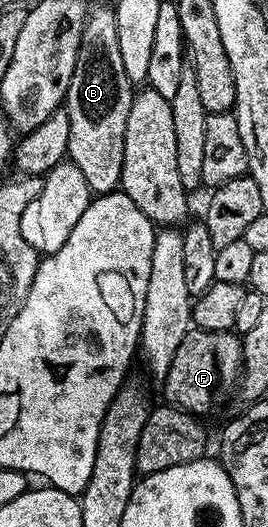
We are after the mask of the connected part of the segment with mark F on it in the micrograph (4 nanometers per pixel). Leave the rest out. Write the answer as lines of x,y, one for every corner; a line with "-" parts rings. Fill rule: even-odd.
196,326
190,327
187,338
183,338
179,350
175,350
175,359
171,362
171,370
167,370
165,375
163,381
164,403
174,408
181,408
184,412
192,412
198,418
205,418
208,412
215,411
217,404
223,403
232,392
234,395
238,391
241,378
241,359
243,358
241,342
242,337
232,330
220,332
219,330
203,330

